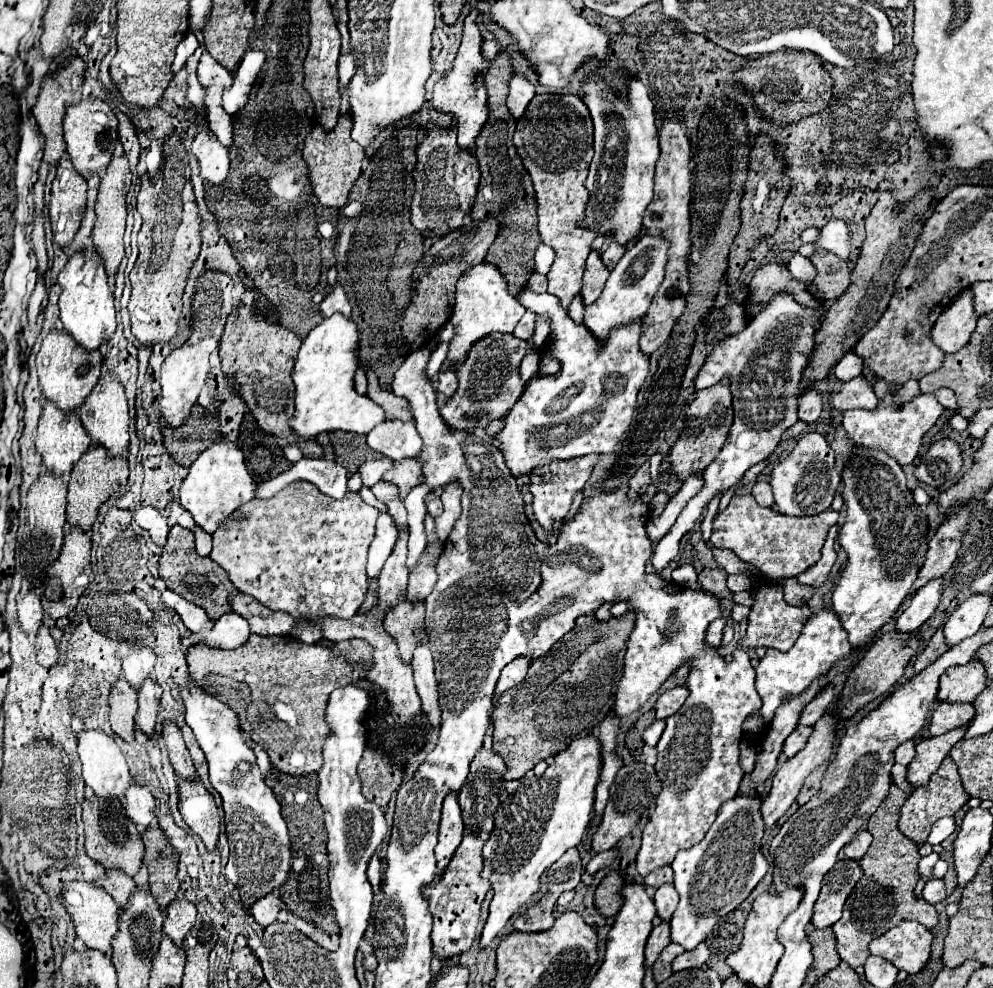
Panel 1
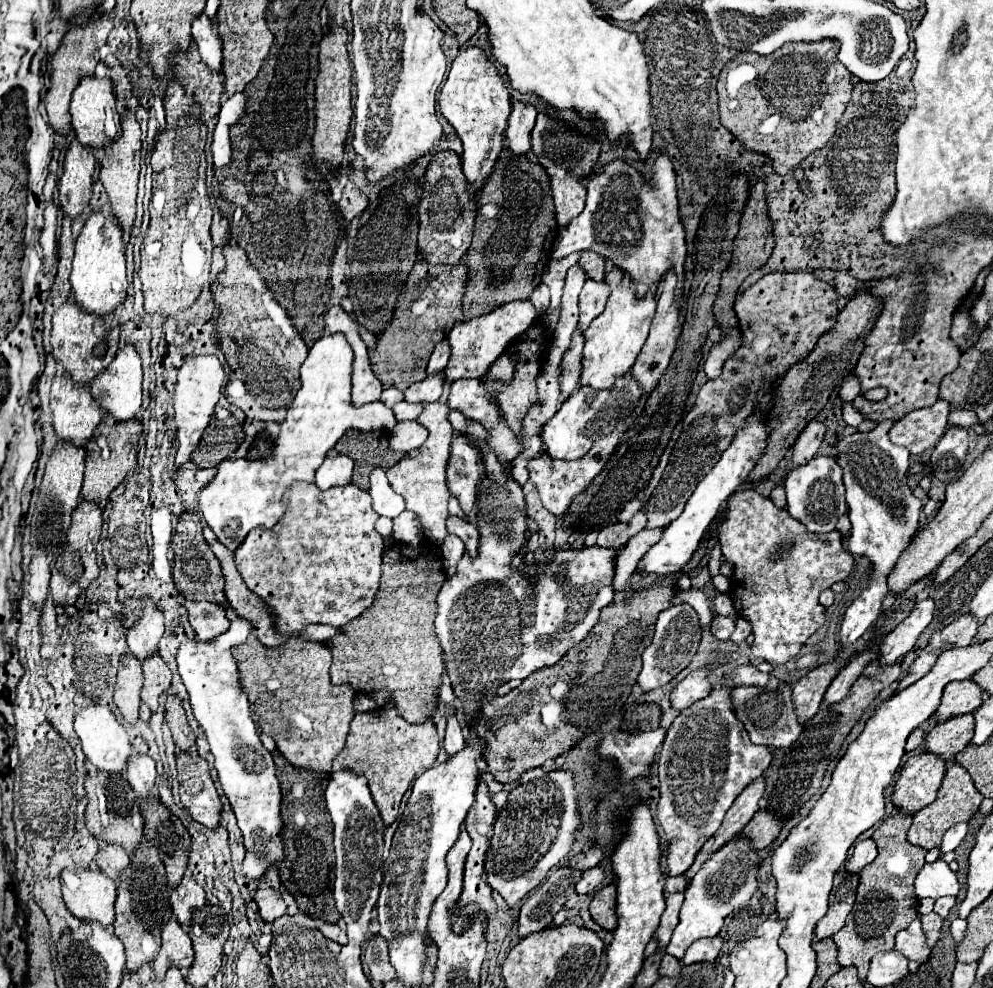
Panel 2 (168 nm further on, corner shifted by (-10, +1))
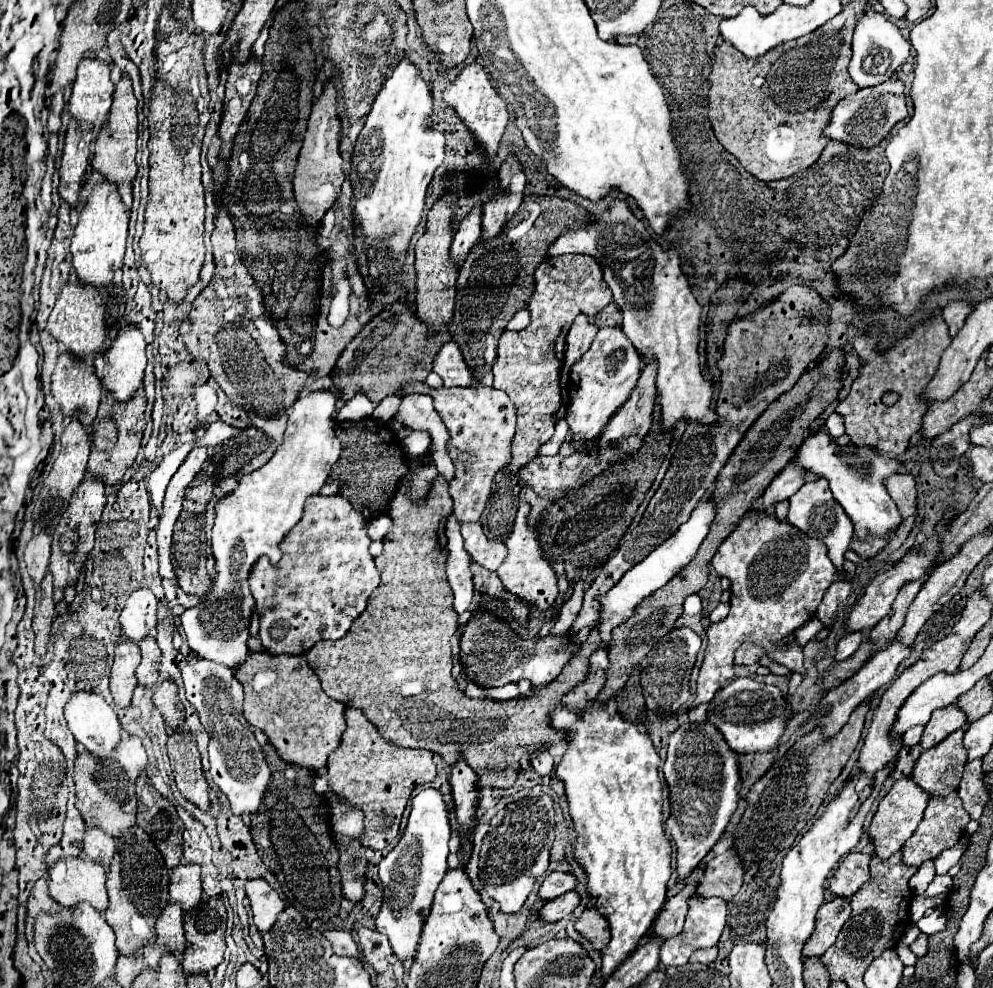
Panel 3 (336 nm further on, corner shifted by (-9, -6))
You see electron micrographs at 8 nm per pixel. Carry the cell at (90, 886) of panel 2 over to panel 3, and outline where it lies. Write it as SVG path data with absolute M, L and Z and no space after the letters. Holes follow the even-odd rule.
M66 856L48 866L50 896L66 908L76 906L78 902L90 902L96 910L104 912L108 904L104 884L104 866L88 856Z

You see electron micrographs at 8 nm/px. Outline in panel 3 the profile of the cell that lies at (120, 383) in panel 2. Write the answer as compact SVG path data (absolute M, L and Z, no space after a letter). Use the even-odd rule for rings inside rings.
M126 326L126 330L122 330L114 342L110 344L110 348L106 352L96 354L94 358L94 366L98 372L98 378L102 380L102 384L106 386L106 390L110 390L116 400L126 402L130 400L130 394L134 394L140 386L142 386L142 378L144 378L144 368L146 368L146 342L142 332L138 330L138 326Z

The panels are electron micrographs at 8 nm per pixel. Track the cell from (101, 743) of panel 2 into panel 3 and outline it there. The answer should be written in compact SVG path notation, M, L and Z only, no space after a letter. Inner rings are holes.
M86 690L74 692L64 706L64 716L66 716L66 722L68 722L70 732L74 734L76 742L80 742L86 750L90 750L98 758L108 758L112 754L112 750L116 748L116 744L120 740L122 728L120 728L116 710L100 694L86 692Z

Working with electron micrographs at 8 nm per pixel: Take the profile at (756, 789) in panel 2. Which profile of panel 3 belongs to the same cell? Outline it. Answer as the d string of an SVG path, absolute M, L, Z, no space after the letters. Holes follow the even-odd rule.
M698 866L690 876L688 876L688 884L686 888L670 898L664 904L664 910L658 914L658 918L654 920L654 926L650 930L650 936L658 936L658 938L672 938L676 934L682 932L684 926L684 916L688 912L688 900L690 900L690 890L694 890L694 882L698 880L698 874L702 874L702 866Z

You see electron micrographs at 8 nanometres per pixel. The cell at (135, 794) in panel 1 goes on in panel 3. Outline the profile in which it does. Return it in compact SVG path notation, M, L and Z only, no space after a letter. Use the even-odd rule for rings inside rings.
M126 732L122 734L122 740L116 746L116 760L132 776L138 776L148 766L146 750L144 750L140 738L134 734L126 734Z

